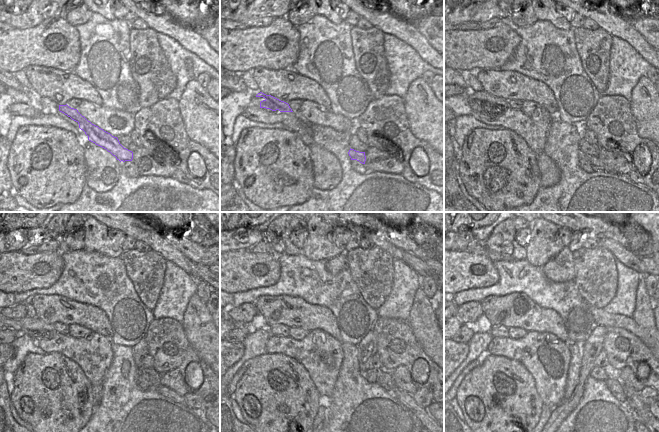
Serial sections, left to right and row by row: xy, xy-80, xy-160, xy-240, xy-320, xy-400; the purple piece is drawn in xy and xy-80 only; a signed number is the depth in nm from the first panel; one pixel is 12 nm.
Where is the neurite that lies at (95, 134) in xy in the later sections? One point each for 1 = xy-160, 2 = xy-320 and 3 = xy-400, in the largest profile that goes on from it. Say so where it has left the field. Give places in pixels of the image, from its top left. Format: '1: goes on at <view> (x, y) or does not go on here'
1: goes on at xy-160 (495, 102)
2: goes on at xy-320 (407, 400)
3: goes on at xy-400 (647, 415)

